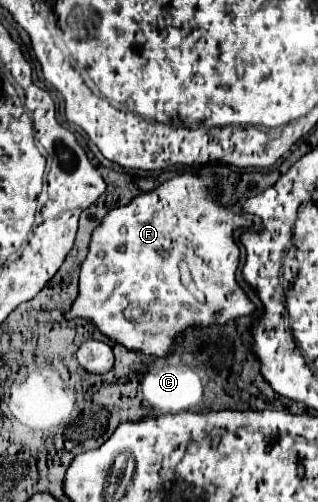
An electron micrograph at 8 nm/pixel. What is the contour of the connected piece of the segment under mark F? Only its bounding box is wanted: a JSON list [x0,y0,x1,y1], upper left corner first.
[66,172,254,356]

